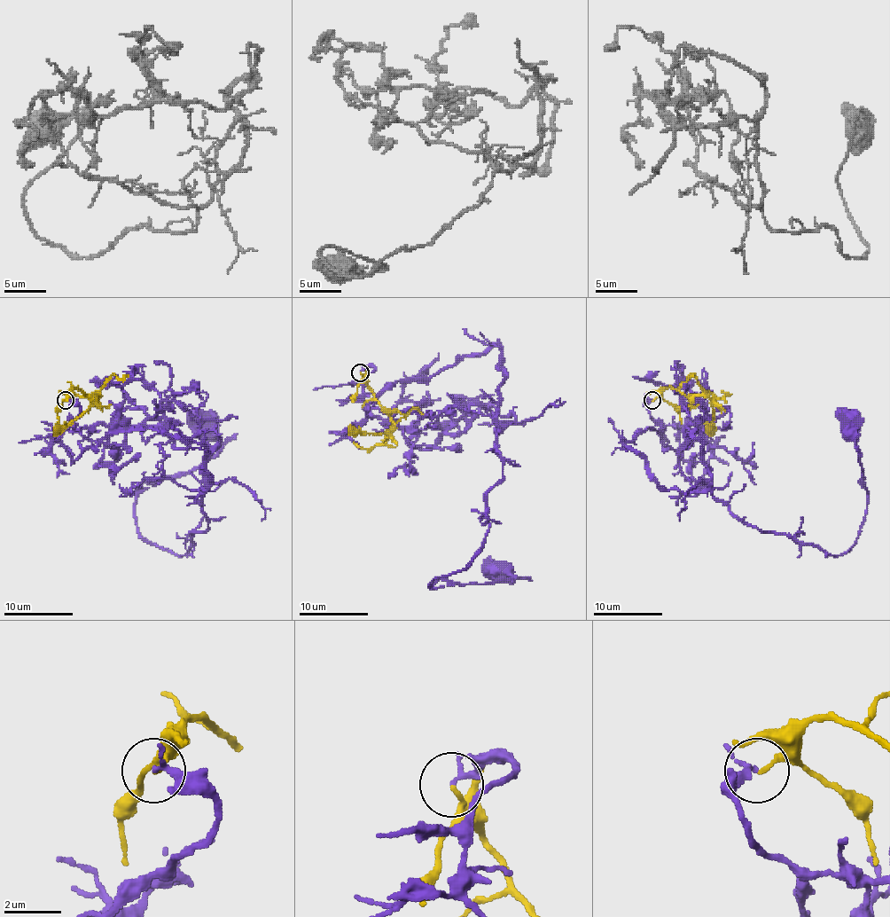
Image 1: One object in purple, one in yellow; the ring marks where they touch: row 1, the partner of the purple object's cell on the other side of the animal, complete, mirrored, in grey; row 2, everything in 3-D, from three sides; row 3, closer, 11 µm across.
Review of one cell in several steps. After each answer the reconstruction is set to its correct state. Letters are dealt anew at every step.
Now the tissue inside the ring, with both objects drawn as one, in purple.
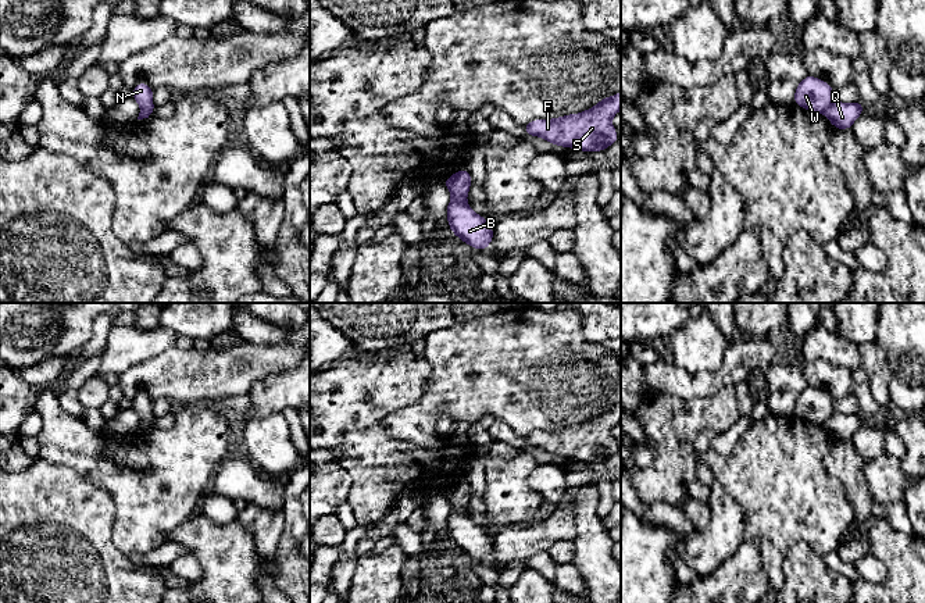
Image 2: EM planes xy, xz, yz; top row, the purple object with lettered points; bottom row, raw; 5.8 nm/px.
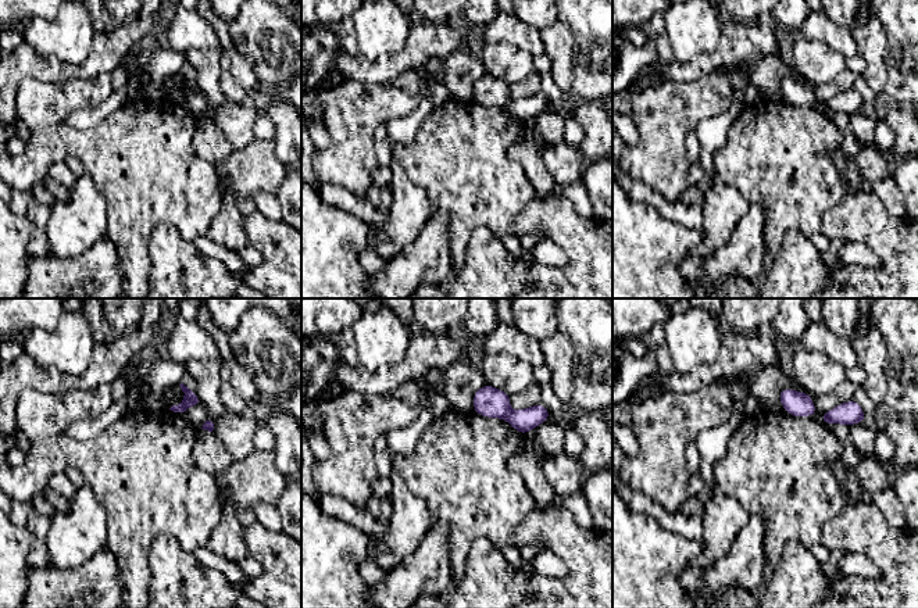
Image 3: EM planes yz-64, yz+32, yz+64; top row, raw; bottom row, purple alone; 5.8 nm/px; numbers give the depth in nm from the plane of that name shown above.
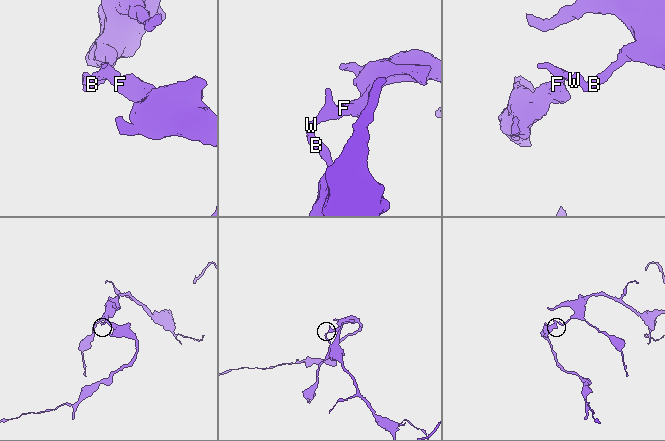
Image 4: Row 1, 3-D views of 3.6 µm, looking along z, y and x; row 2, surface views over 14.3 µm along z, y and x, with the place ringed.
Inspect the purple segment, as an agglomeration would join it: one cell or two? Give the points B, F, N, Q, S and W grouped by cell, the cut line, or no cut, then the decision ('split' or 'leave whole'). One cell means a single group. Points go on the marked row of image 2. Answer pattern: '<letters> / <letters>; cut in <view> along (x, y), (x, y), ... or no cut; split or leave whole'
B Q / F N S W; cut in yz along (834, 100), (822, 113); split

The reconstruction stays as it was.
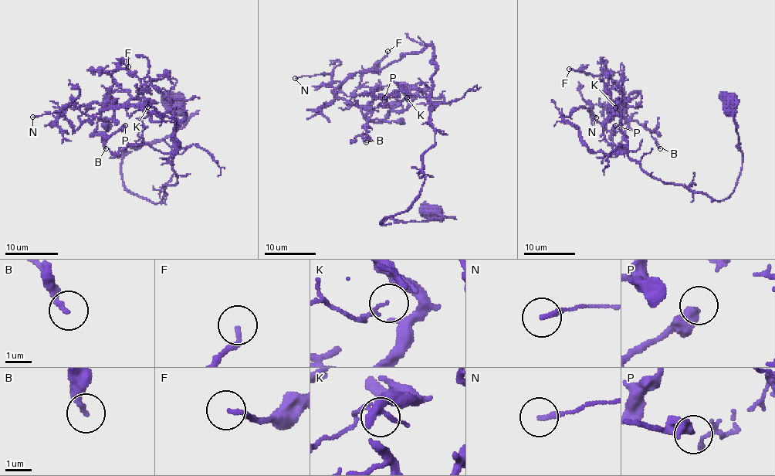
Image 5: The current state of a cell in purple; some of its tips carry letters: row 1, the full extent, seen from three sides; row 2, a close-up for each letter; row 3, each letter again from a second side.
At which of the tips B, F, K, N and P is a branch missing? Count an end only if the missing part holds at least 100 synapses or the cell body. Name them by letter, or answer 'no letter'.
no letter

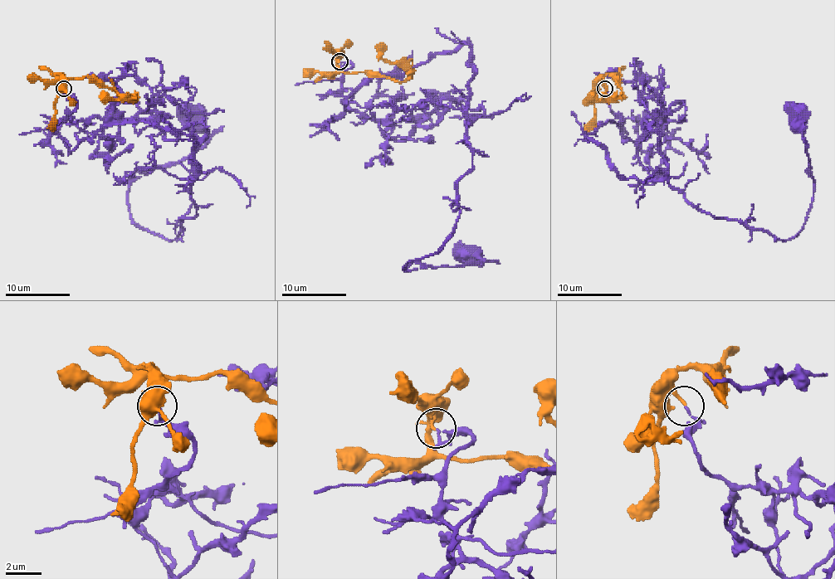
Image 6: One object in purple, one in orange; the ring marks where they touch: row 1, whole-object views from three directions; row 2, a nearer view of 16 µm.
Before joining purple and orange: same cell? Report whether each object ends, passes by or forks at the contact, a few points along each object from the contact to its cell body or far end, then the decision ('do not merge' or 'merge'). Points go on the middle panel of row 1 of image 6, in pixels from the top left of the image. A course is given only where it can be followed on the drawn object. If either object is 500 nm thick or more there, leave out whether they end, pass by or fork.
purple ends | orange ends | purple via (339, 62), (370, 117), (446, 98), (474, 115), (459, 218), (404, 270), (467, 254) | orange via (339, 62), (338, 67), (350, 74), (378, 72), (402, 81), (407, 74), (381, 57), (379, 42) | do not merge

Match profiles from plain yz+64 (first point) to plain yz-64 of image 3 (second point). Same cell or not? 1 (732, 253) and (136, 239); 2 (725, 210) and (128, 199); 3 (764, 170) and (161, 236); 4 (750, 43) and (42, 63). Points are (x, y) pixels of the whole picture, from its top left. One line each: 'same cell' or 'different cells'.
1: different cells
2: different cells
3: different cells
4: same cell

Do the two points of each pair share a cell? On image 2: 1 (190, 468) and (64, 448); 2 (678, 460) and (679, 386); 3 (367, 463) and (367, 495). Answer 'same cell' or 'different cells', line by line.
1: same cell
2: different cells
3: same cell

